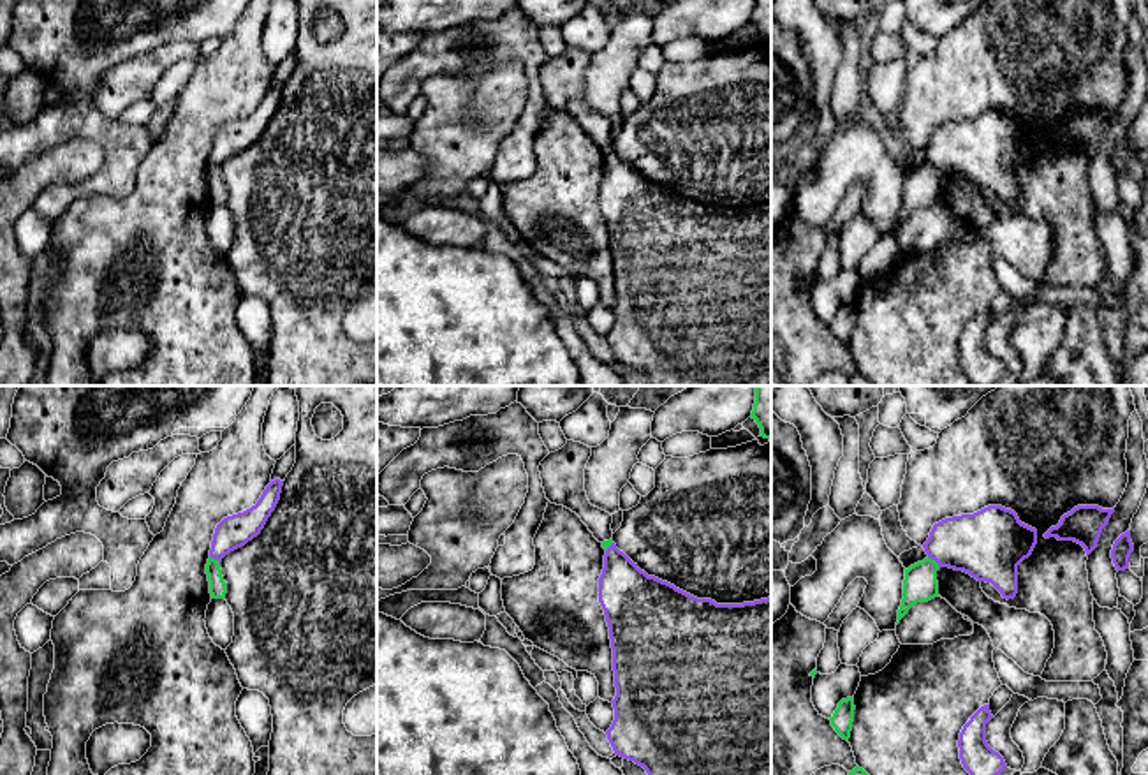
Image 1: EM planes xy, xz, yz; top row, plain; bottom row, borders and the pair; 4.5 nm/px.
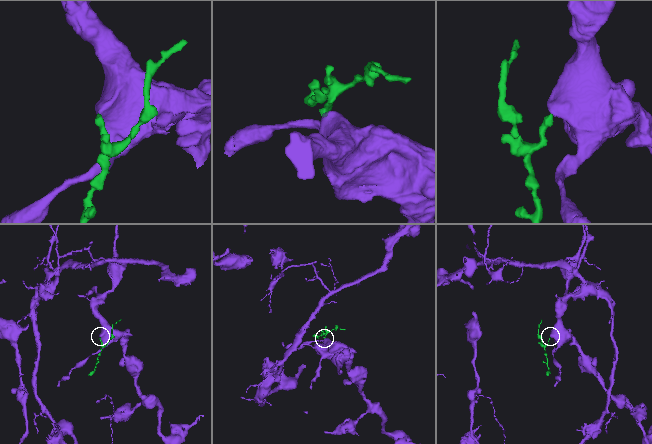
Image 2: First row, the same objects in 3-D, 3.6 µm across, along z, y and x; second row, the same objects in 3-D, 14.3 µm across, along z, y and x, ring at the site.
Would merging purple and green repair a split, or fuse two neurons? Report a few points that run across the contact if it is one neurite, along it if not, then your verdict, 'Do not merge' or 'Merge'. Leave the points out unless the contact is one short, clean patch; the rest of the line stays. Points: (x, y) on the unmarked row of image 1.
Line: yz (928, 162), (939, 171). Do not merge

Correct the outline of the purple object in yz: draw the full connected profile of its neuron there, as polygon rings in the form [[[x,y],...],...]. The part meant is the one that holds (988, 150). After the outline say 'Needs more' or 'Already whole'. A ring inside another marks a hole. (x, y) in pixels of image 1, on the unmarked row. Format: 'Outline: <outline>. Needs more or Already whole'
Outline: [[[988,111],[935,129],[923,153],[938,173],[991,188],[1009,206],[1018,199],[1018,171],[1035,150],[1037,136],[1021,129],[1014,116]]]. Already whole

